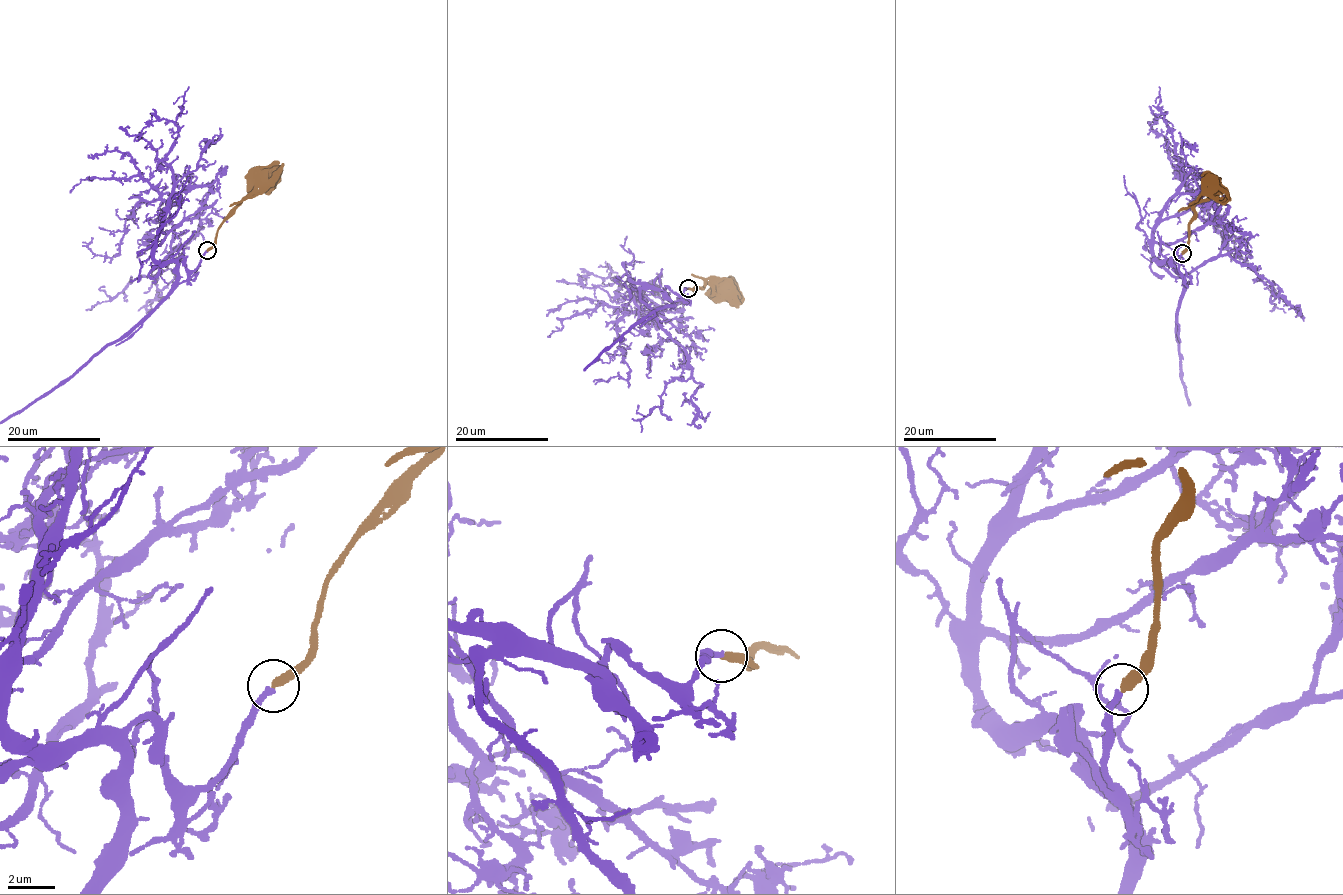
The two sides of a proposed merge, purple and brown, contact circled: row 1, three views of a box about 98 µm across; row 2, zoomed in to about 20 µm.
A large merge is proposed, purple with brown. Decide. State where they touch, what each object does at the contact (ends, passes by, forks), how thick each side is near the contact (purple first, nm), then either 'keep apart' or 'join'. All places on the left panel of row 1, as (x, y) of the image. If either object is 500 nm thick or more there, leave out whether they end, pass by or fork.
at (207, 250); purple ends there; brown ends there; 240 nm thick on the purple side, 280 nm on the other; keep apart

